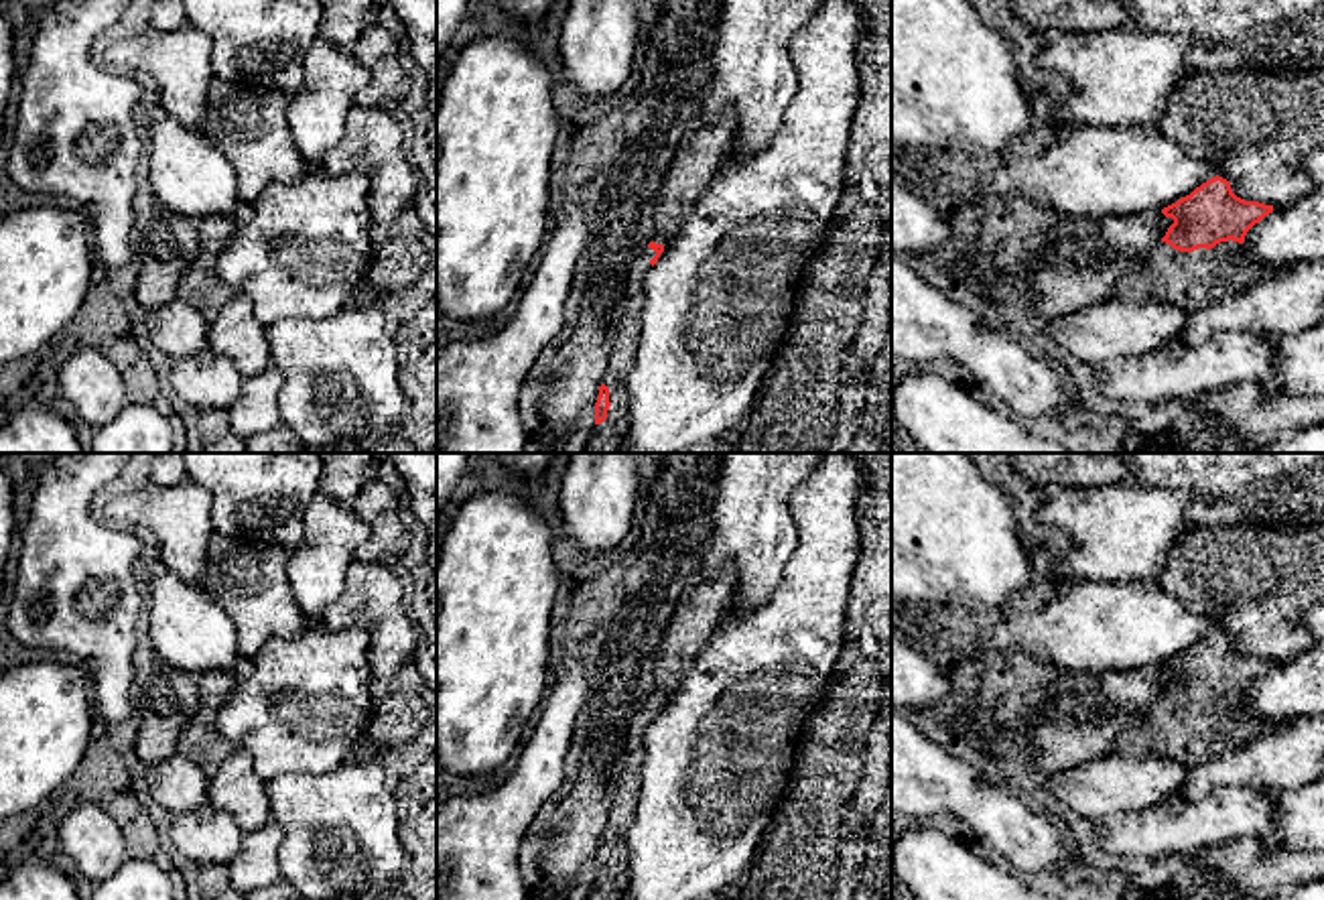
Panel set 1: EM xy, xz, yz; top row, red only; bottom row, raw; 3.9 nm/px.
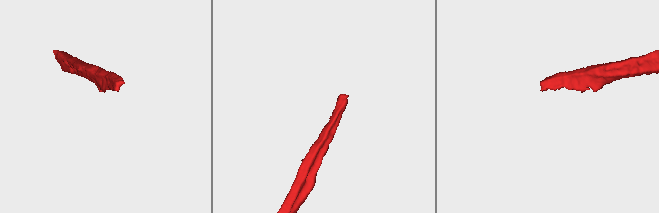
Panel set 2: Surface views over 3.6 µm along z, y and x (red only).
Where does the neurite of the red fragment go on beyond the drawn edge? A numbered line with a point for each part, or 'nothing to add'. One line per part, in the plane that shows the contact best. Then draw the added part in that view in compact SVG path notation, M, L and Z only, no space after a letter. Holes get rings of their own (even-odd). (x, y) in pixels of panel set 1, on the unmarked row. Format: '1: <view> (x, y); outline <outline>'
1: yz (1190, 736); outline M1233 695L1184 711L1174 707L1170 699L1157 697L1145 719L1119 735L1113 752L1121 756L1164 756L1194 766L1289 723L1245 713L1241 699Z

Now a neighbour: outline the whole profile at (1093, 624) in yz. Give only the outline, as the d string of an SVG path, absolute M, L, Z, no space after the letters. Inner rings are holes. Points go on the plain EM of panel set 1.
M1155 579L1078 581L1062 589L1044 609L993 616L975 636L973 652L1021 650L1038 662L1064 672L1137 670L1164 664L1216 632L1208 616L1188 609L1178 597L1162 591Z

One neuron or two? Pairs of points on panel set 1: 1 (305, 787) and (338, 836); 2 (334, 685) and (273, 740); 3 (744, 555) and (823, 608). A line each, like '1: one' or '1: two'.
1: one
2: one
3: two

